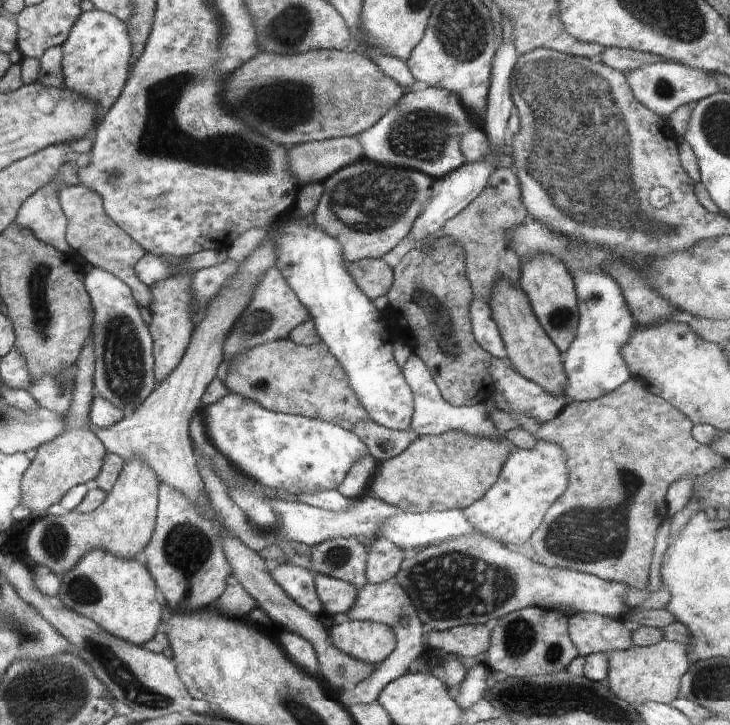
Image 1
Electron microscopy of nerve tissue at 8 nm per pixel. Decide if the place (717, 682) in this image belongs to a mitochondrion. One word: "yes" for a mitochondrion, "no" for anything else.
yes

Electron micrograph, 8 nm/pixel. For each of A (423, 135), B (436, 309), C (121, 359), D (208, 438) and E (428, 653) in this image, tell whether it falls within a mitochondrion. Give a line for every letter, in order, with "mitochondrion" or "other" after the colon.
A: mitochondrion
B: mitochondrion
C: mitochondrion
D: other
E: other

